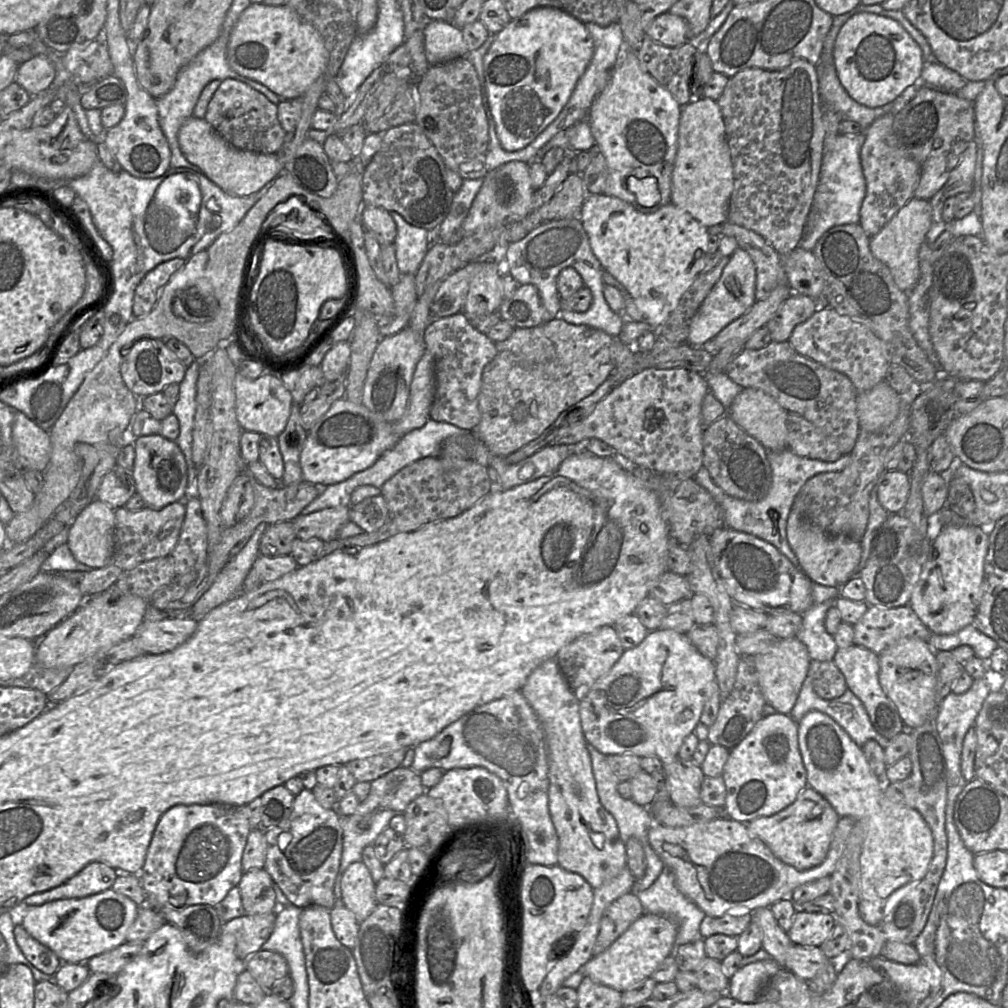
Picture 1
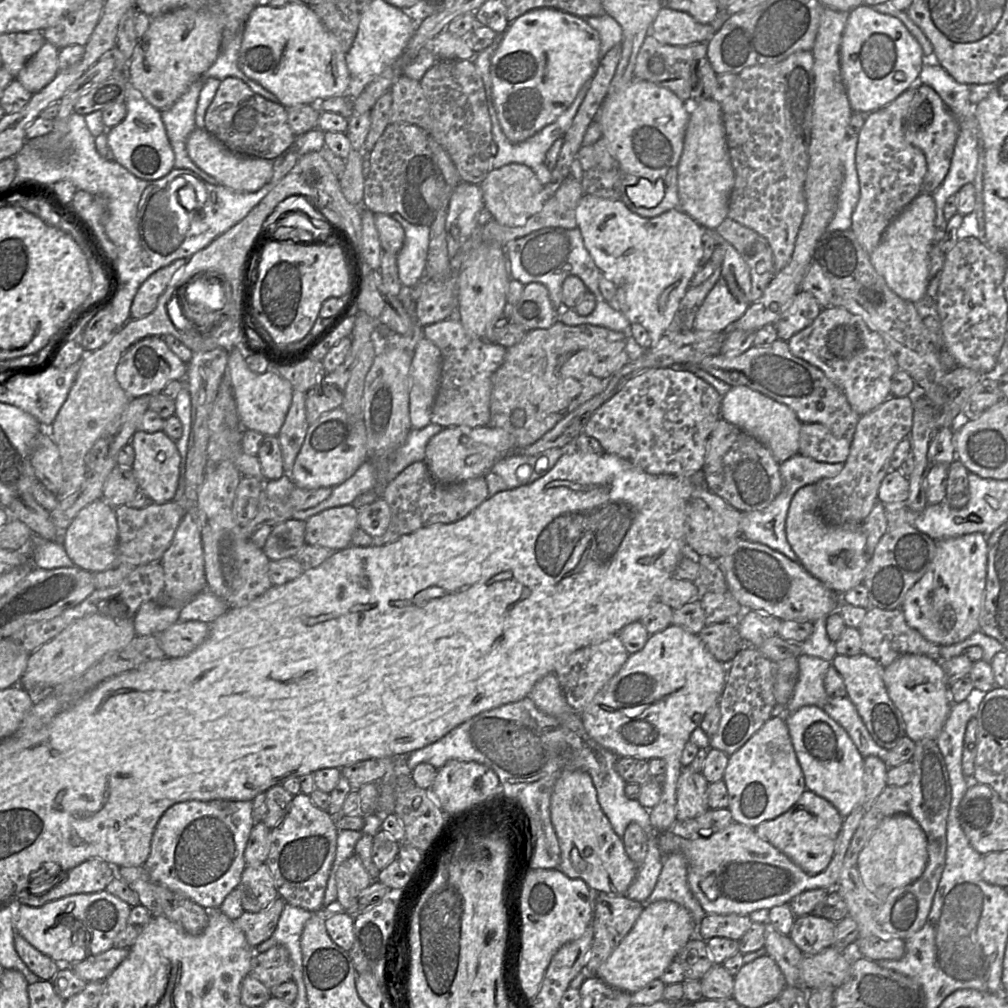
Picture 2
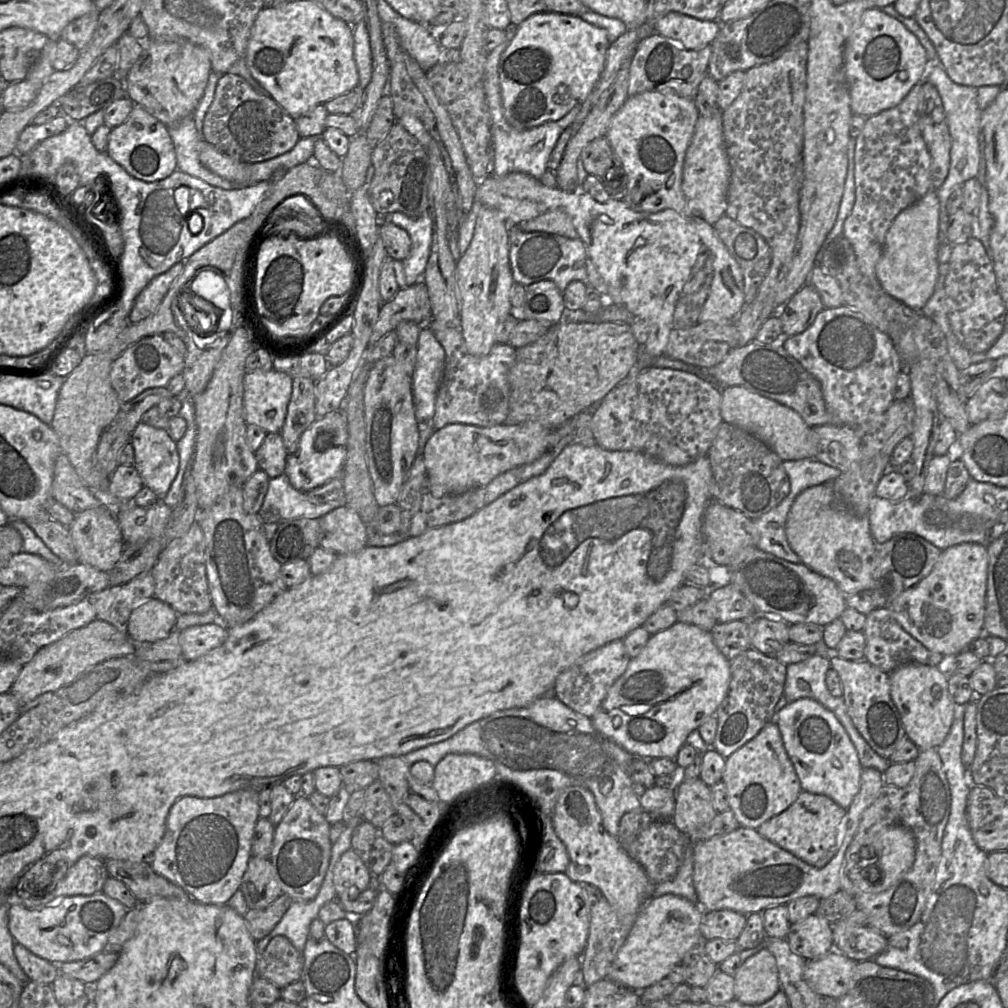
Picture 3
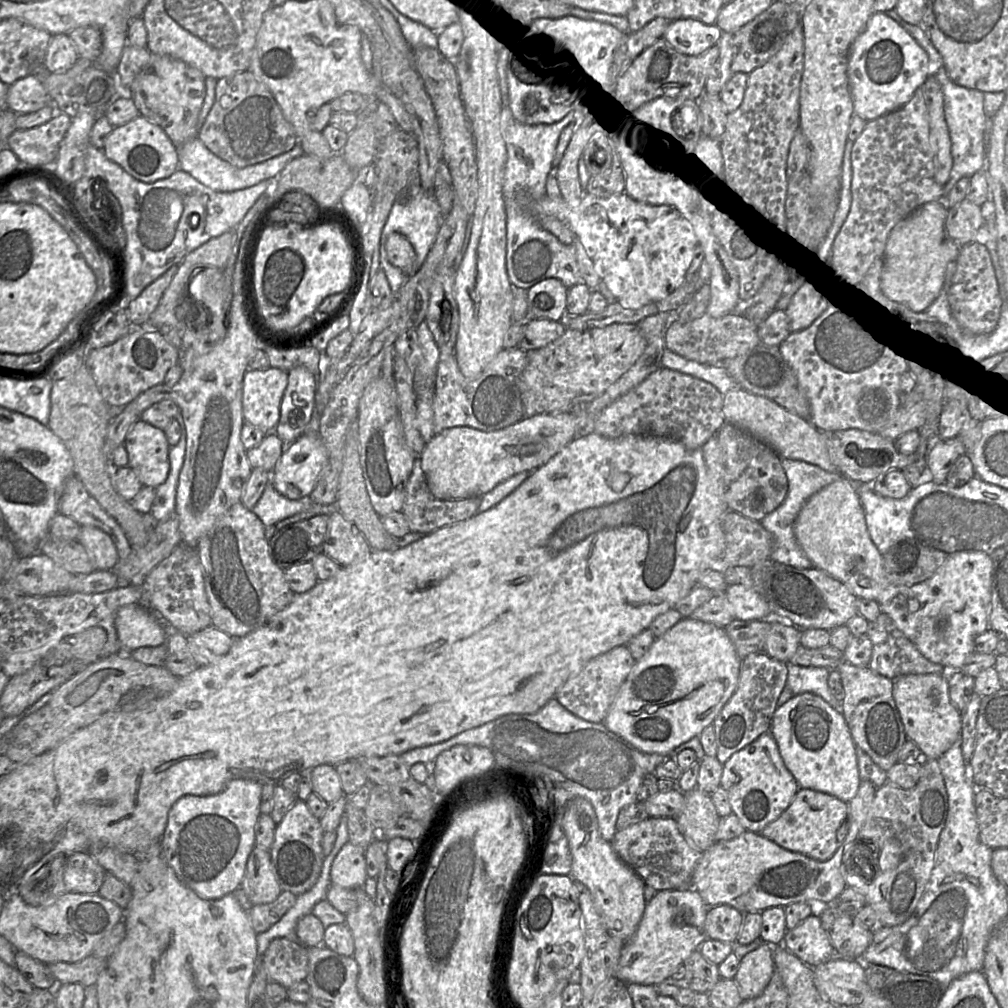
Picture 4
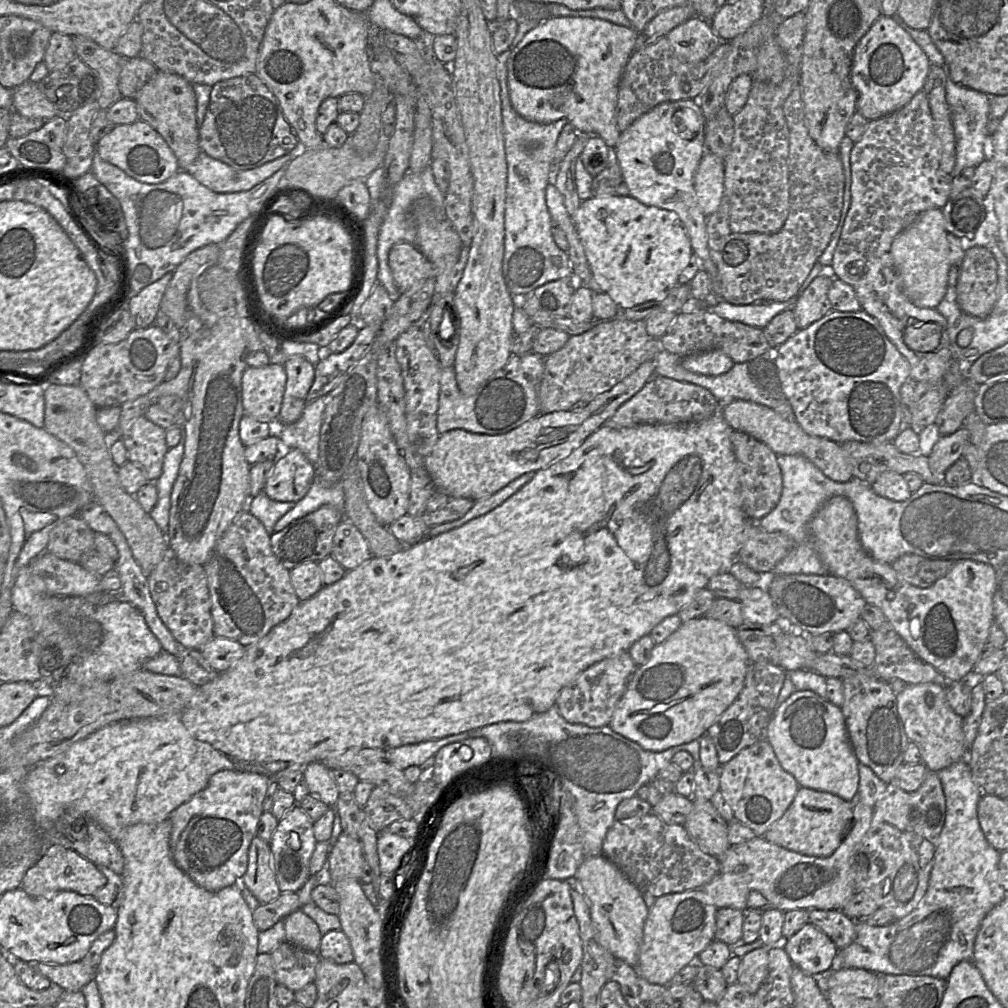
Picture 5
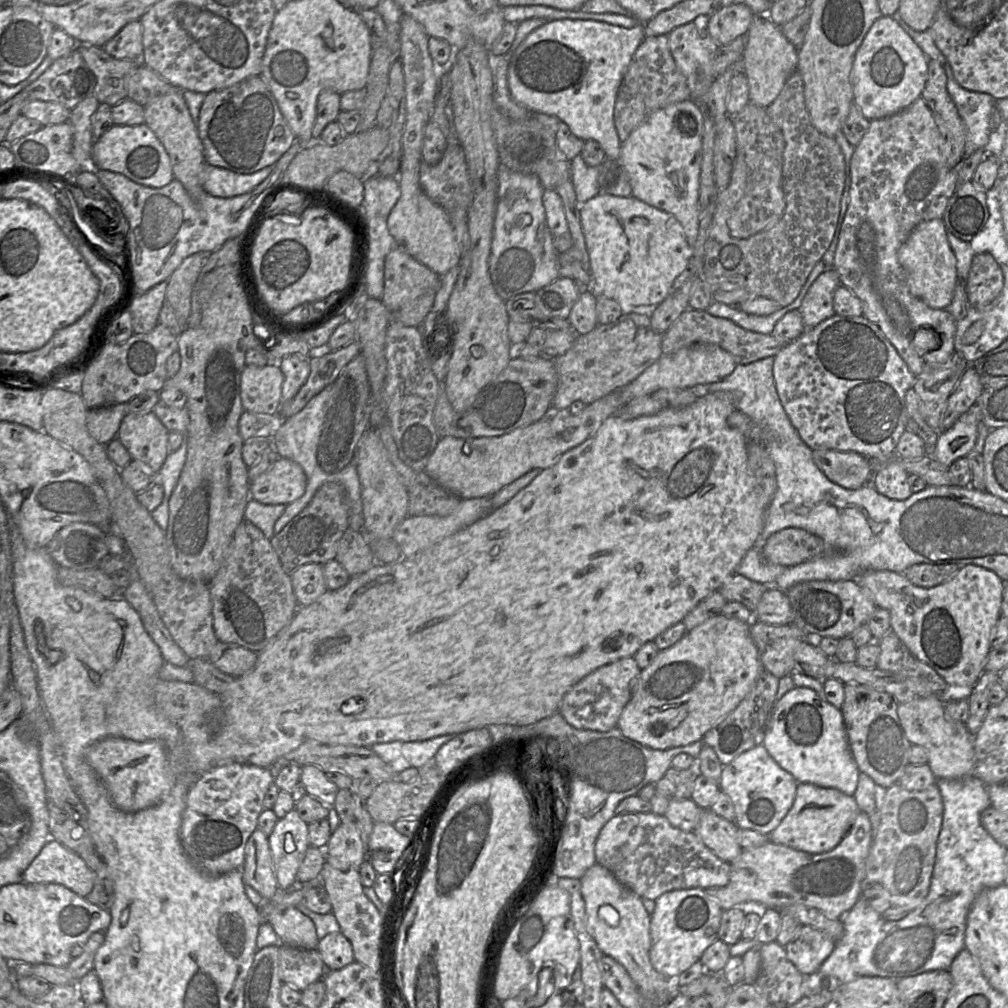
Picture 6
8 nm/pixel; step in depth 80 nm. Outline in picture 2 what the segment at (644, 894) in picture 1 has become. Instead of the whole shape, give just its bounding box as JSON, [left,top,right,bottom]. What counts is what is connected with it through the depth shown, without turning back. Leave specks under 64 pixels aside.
[642,853,706,927]

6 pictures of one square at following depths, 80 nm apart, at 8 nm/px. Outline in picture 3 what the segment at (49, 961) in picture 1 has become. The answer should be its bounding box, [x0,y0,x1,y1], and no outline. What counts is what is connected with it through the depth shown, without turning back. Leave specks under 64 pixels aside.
[14,942,59,985]

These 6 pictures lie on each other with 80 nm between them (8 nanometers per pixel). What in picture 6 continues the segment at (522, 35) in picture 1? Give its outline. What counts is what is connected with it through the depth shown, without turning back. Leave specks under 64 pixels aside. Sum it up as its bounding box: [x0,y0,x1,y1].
[508,20,645,161]

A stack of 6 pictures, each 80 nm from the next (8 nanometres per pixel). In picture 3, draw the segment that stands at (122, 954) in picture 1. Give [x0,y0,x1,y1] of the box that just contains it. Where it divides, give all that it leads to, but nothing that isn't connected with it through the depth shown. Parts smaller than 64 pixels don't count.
[58,952,118,989]

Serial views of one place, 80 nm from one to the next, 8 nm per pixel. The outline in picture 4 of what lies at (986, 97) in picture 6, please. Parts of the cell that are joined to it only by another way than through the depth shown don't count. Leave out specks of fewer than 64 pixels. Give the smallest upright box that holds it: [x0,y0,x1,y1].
[931,64,990,196]

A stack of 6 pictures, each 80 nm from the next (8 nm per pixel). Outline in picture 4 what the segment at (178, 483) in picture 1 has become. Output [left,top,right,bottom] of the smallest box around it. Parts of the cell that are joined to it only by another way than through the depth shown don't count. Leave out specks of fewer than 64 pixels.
[124,419,170,489]

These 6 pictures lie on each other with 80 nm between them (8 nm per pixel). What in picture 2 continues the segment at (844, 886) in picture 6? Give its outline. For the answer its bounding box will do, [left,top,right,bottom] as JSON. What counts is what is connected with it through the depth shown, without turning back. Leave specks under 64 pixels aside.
[657,756,887,916]

